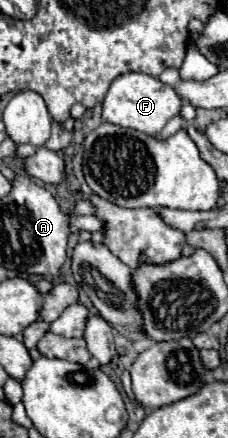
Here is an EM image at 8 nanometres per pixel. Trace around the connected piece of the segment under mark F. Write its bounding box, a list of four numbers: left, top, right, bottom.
[102,72,182,136]

